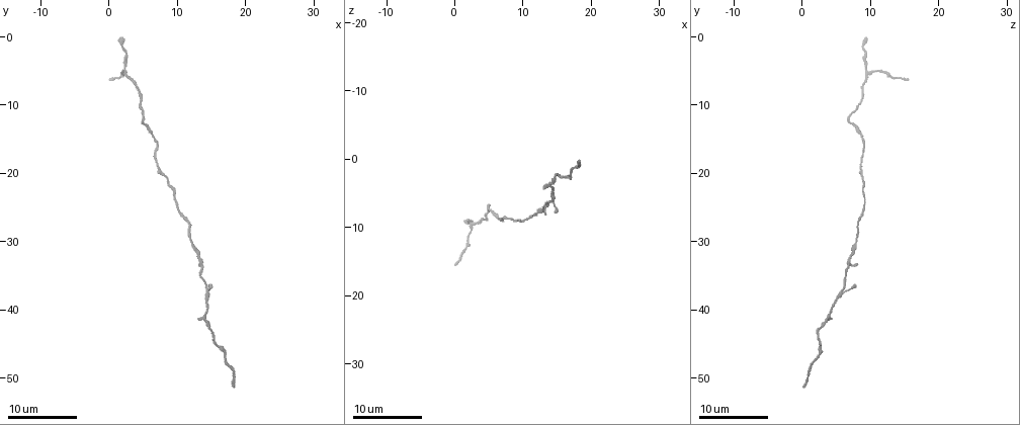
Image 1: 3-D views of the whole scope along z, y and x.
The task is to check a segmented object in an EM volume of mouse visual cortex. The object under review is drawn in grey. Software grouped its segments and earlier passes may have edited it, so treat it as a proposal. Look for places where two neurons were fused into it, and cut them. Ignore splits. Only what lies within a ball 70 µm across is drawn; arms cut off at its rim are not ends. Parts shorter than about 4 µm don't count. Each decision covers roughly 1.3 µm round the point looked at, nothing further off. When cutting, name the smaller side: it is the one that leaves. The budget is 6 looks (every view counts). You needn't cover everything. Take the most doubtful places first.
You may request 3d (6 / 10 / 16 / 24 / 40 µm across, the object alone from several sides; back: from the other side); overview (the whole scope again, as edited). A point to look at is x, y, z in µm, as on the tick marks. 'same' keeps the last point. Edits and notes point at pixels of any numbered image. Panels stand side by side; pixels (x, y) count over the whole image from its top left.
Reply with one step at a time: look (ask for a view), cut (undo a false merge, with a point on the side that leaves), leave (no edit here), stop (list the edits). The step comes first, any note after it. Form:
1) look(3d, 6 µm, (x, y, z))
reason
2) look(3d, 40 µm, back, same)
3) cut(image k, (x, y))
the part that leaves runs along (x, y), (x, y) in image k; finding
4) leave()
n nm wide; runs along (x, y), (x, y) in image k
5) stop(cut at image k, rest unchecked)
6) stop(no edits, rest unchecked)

look(3d, 10 µm, (14.0, 40.5, 4.0))
side arm on a straight run

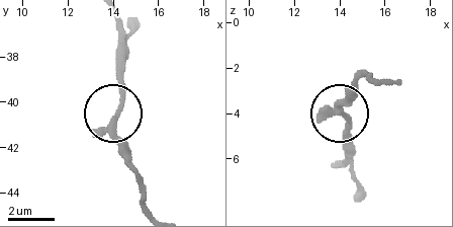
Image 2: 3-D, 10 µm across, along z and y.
look(3d, 10 µm, back, (14.1, 40.8, 4.0))

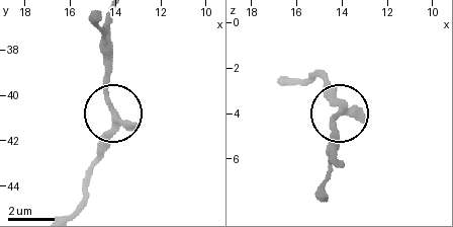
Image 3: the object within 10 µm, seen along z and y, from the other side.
leave()
3 arms; runs along (113, 18), (107, 35), (113, 129), (98, 161) in image 3; one neuron here

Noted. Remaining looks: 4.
look(3d, 6 µm, (5.0, 12.5, 7.0))
thick turns thin

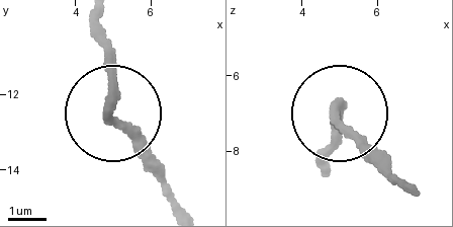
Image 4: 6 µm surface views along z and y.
leave()
240 nm wide; continuous, no second neuron

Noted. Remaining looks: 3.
look(3d, 16 µm, (13.5, 34.0, 6.5))
small branch off a trunk

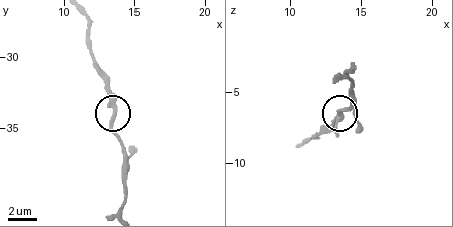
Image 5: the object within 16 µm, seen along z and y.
look(3d, 16 µm, back, (13.6, 34.0, 6.6))

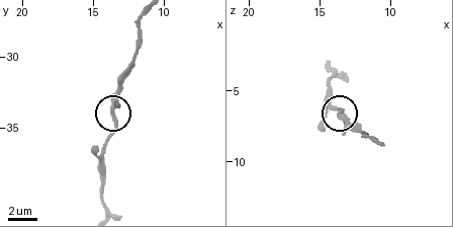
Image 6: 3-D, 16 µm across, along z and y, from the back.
leave()
3 arms; runs along (143, 19), (134, 59), (120, 88), (106, 152) in image 6; all the same neuron

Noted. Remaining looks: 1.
stop(no edits, rest unchecked)

